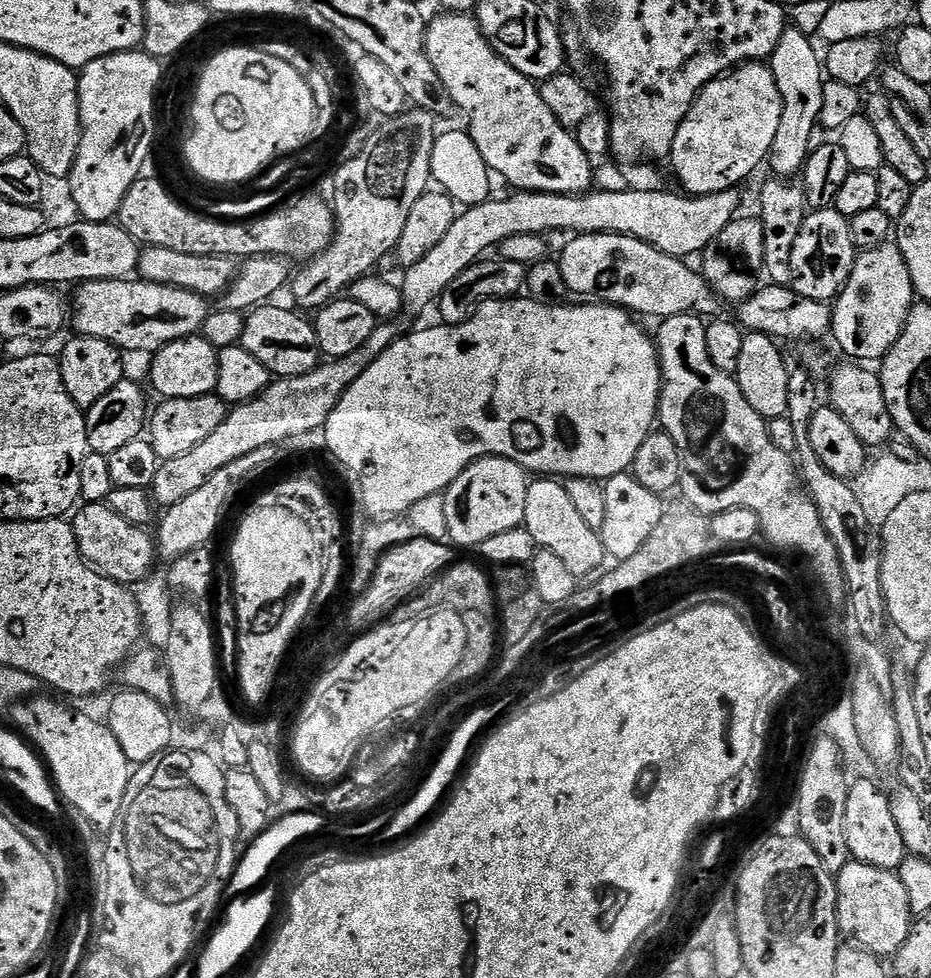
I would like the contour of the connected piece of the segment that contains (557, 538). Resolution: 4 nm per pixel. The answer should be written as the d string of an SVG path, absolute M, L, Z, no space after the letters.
M536 478L529 483L523 527L534 538L537 549L554 554L570 570L570 574L578 578L584 578L591 572L599 573L605 567L606 553L599 531L586 526L586 521L578 515L574 502L570 502L570 494L566 494L559 479Z

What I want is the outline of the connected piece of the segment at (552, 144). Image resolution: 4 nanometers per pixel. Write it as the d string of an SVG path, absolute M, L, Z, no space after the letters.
M444 12L440 16L432 16L428 22L426 34L426 50L430 62L434 62L434 70L438 70L438 78L442 78L442 86L446 86L449 98L457 109L464 111L468 119L466 131L472 136L482 158L498 177L509 180L513 189L522 192L549 192L563 196L578 196L593 187L594 164L587 154L578 146L575 135L561 126L558 118L550 114L550 106L542 102L537 81L523 76L510 62L506 62L488 44L487 38L477 26L471 15L458 12Z

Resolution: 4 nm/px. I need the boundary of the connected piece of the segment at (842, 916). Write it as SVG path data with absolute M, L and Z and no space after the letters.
M852 860L836 877L836 913L841 937L848 936L853 945L873 952L881 958L895 957L896 951L906 942L908 931L912 929L914 917L910 910L910 898L906 898L906 886L902 886L899 875L895 871L878 866L864 864L860 860Z

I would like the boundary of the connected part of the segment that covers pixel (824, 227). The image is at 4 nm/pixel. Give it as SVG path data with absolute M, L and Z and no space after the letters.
M835 207L809 211L788 259L792 275L790 286L802 294L802 298L835 301L854 270L857 255L849 217L836 211Z

